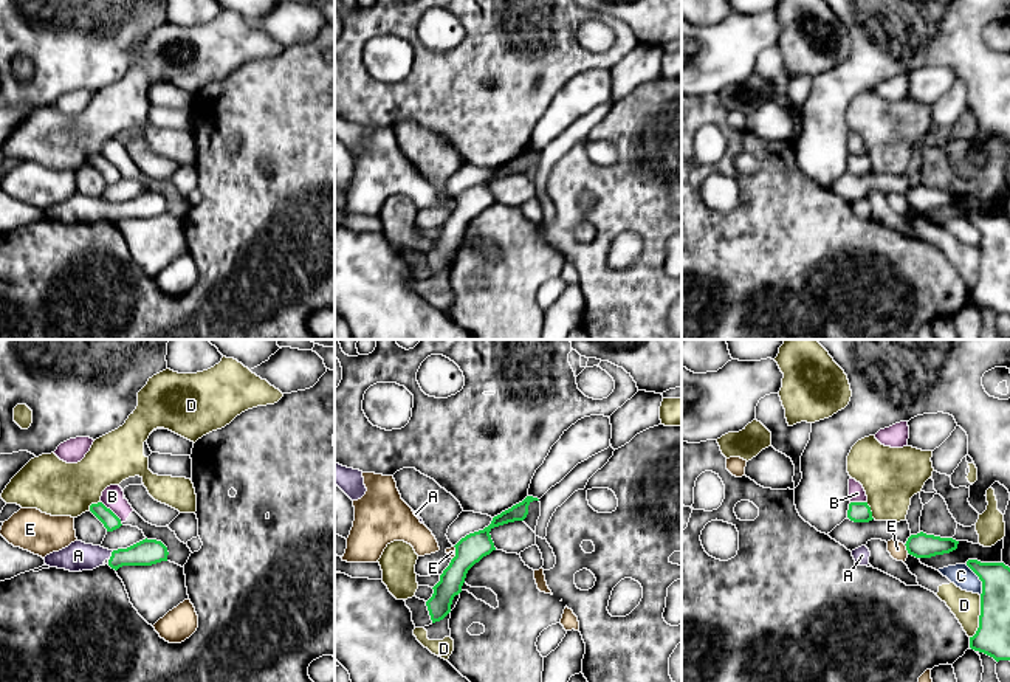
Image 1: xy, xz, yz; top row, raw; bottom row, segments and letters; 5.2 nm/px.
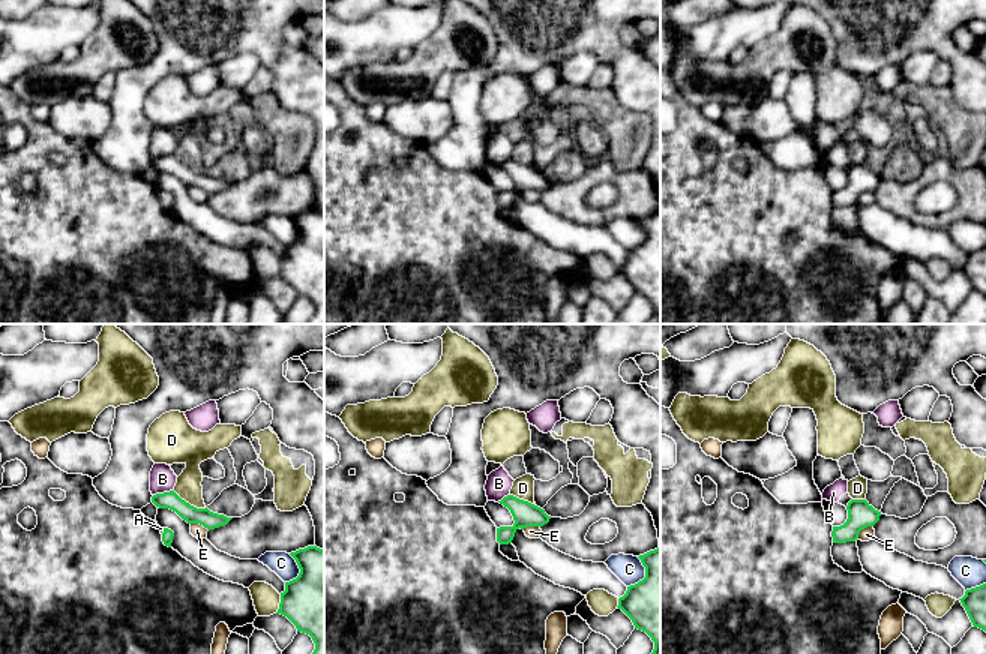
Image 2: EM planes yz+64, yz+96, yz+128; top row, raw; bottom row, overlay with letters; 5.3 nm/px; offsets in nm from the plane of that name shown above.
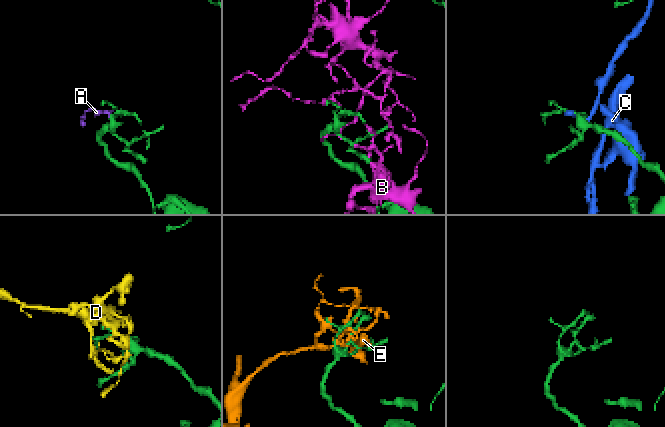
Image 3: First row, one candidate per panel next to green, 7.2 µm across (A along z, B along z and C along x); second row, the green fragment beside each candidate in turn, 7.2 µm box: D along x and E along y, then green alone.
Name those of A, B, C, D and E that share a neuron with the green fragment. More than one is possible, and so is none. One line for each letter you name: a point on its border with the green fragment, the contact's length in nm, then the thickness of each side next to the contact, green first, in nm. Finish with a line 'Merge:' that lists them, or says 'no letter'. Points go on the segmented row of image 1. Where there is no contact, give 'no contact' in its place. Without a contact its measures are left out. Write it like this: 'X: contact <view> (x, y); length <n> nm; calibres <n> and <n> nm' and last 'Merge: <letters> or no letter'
A: contact xy (112, 555); length 60 nm; calibres 140 and 150 nm
Merge: A

